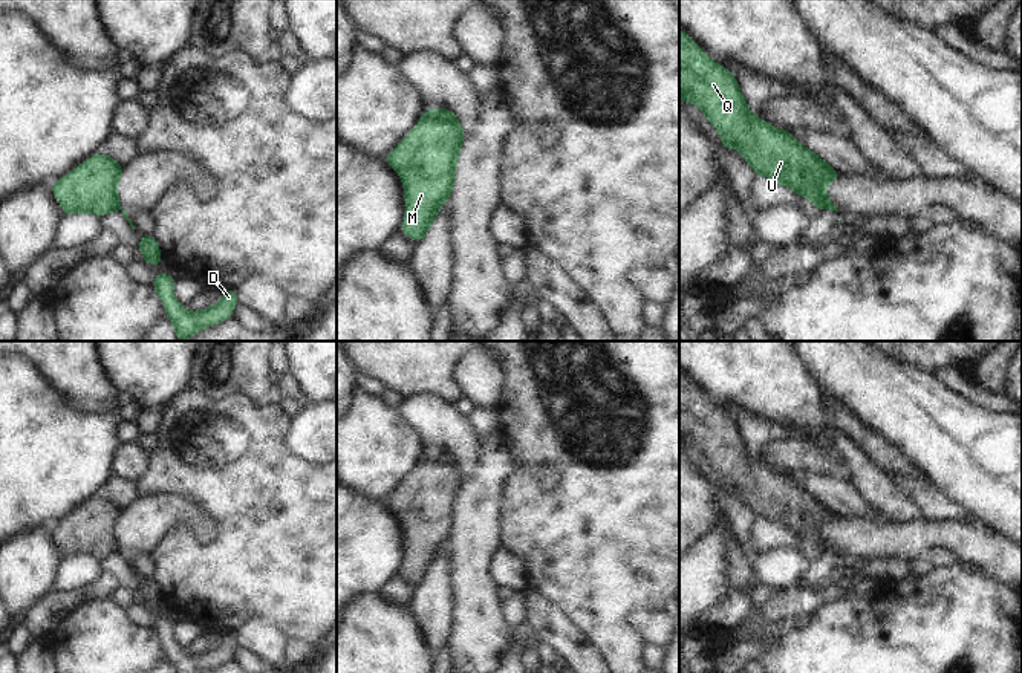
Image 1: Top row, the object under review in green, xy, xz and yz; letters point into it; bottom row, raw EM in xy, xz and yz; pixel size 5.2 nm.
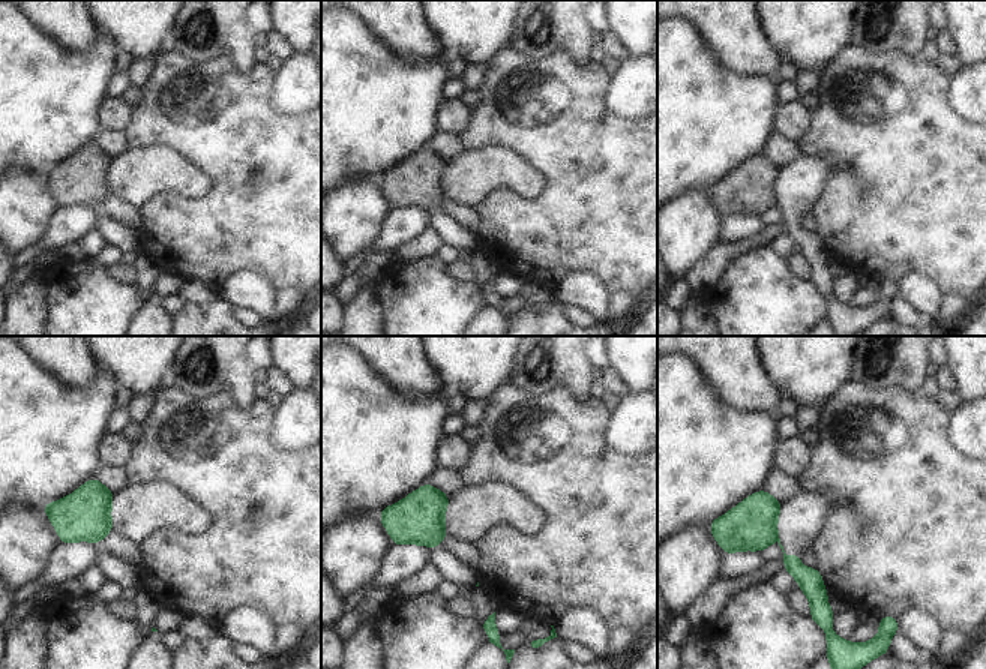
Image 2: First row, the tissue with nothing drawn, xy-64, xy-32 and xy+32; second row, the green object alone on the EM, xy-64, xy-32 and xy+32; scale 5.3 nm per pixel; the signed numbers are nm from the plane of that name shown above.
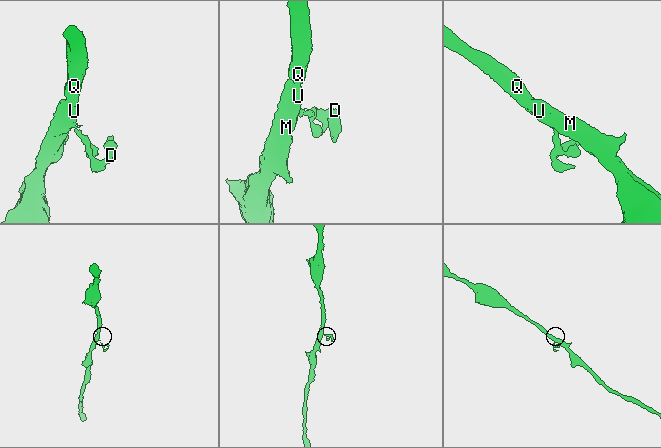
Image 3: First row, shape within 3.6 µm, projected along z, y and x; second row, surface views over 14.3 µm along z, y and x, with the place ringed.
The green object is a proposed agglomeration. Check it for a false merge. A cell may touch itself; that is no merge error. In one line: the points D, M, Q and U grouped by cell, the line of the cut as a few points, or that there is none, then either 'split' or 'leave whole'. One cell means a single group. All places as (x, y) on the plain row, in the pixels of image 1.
D / M Q U; cut in xy along (117, 540), (120, 551); split

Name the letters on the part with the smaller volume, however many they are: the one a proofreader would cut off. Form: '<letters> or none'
D.

